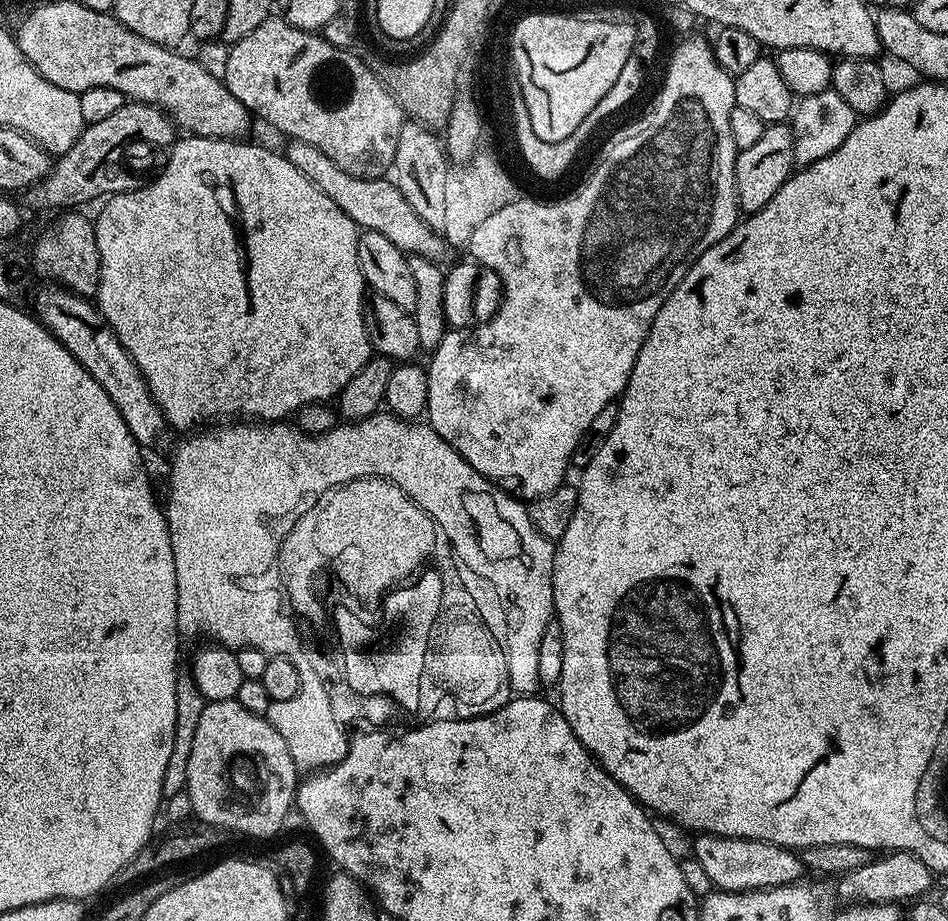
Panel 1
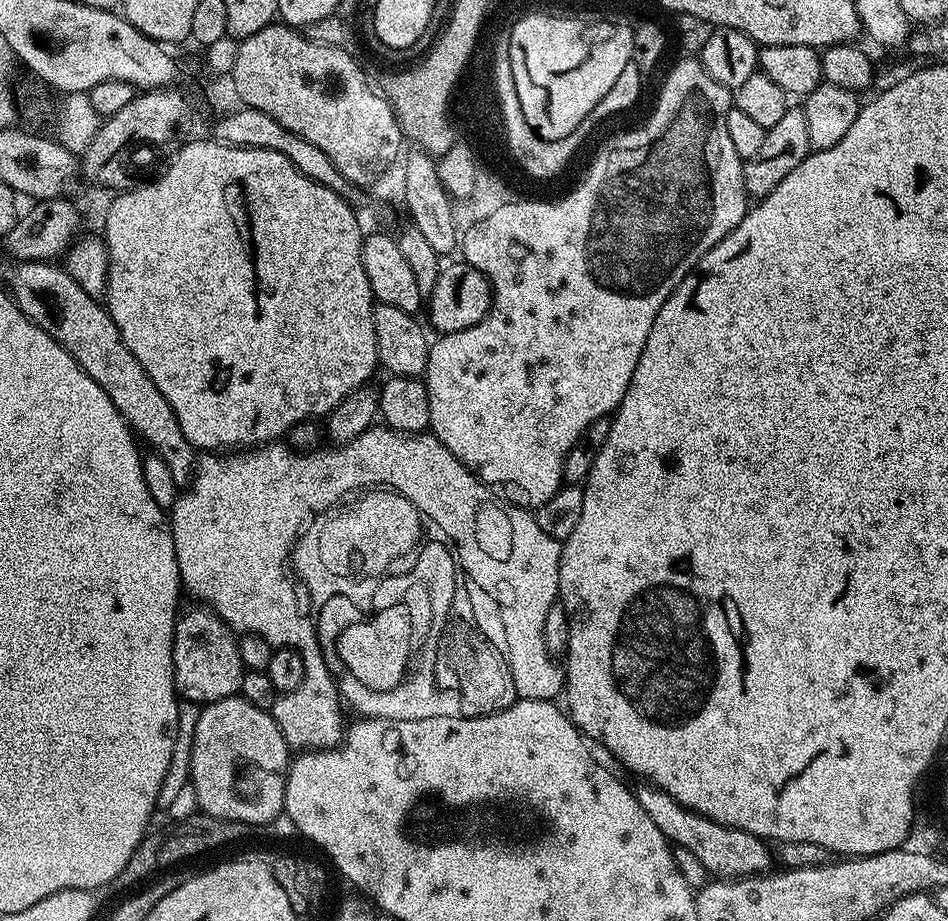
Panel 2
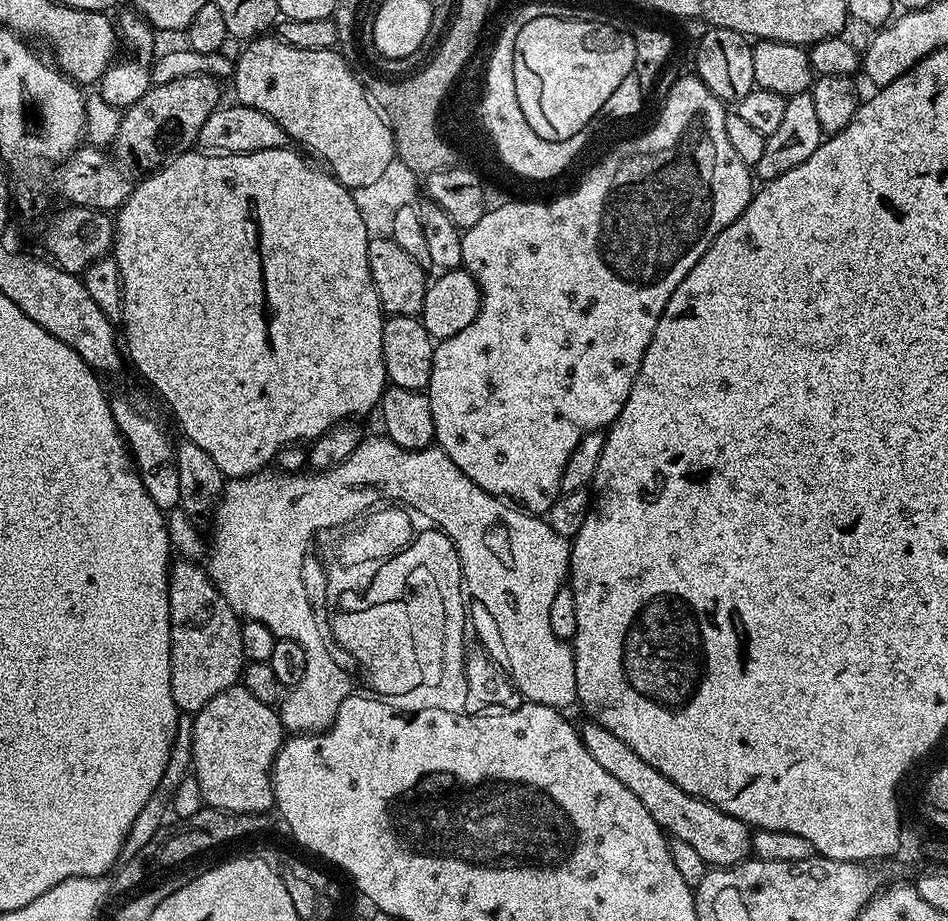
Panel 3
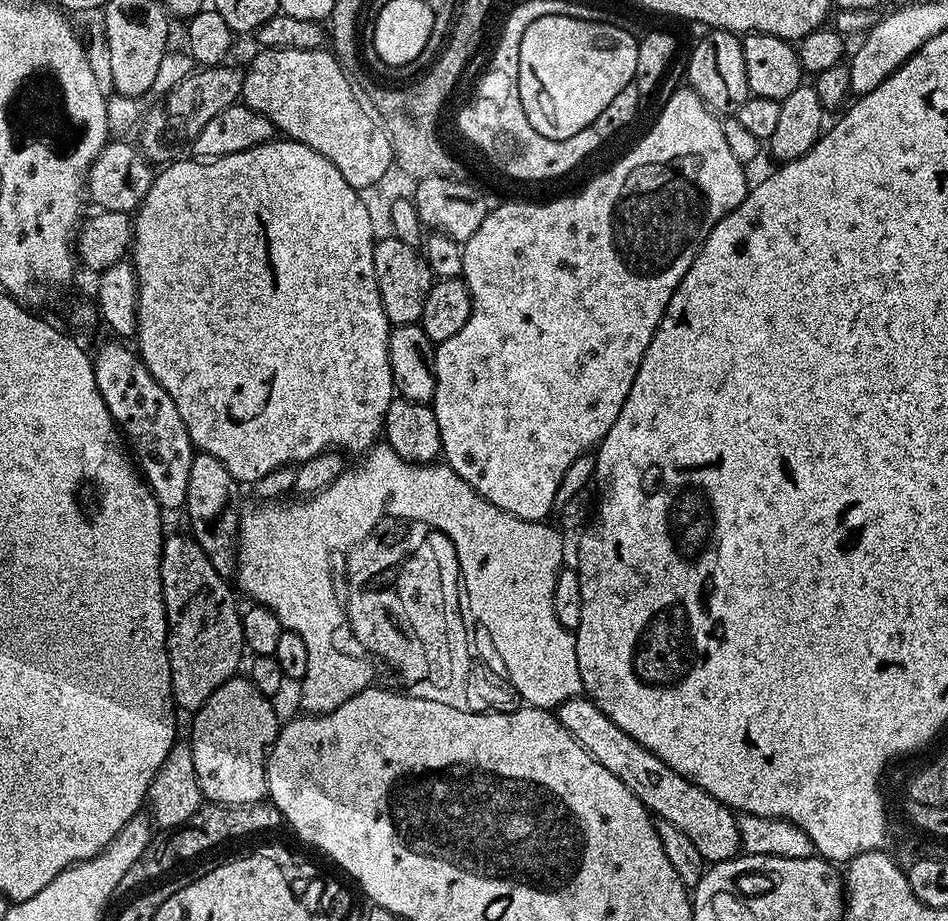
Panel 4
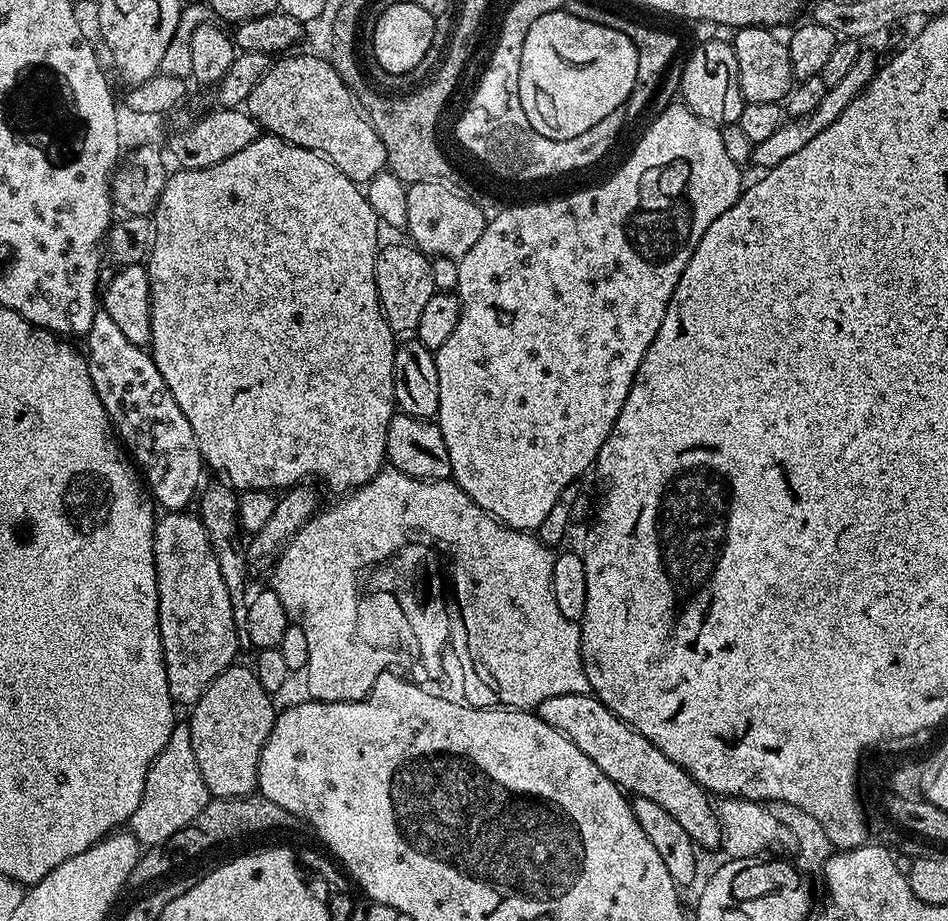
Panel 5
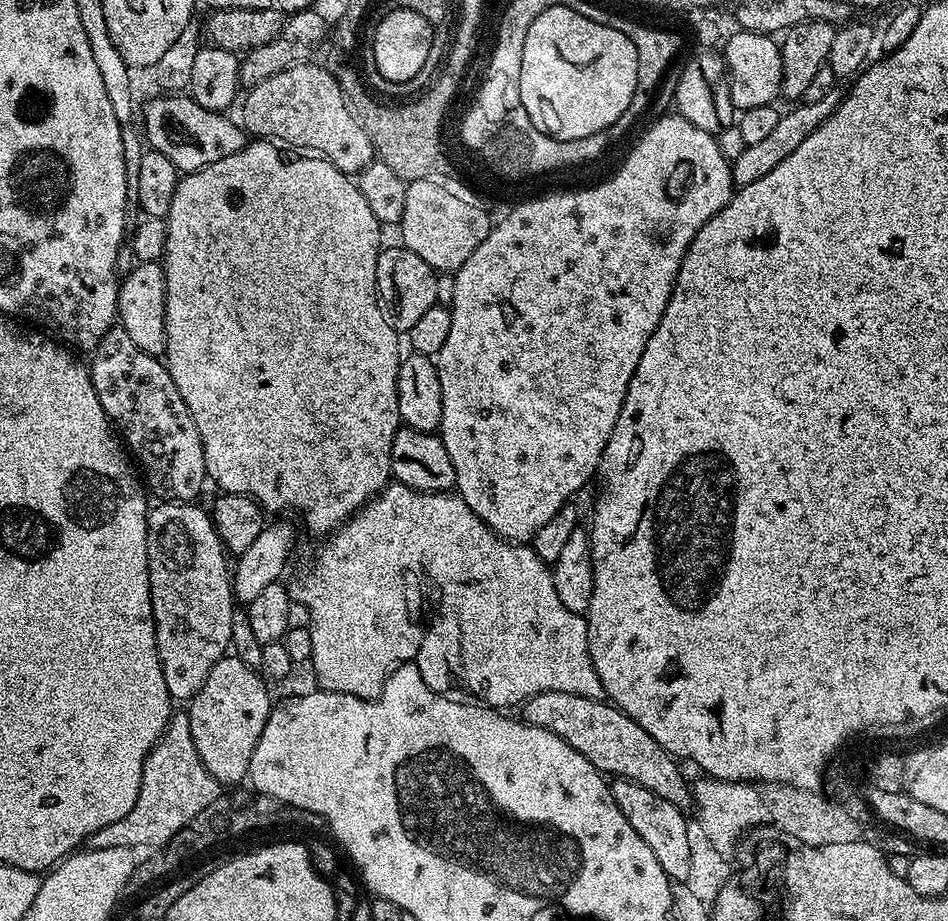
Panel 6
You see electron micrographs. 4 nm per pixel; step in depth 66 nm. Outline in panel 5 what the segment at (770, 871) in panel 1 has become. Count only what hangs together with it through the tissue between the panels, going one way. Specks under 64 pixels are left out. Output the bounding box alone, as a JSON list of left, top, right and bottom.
[534,694,720,849]

